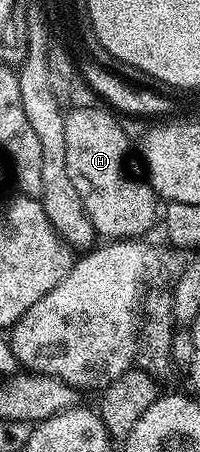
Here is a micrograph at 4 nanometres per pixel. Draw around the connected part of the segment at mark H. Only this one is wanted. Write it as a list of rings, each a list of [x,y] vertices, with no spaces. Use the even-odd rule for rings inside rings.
[[[97,105],[93,108],[71,108],[63,115],[65,120],[65,164],[69,172],[69,180],[73,180],[73,188],[77,188],[77,196],[81,196],[81,204],[93,224],[96,235],[103,240],[139,240],[150,232],[161,218],[161,199],[155,193],[151,183],[142,177],[134,178],[127,171],[127,153],[131,150],[131,142],[110,109]]]

